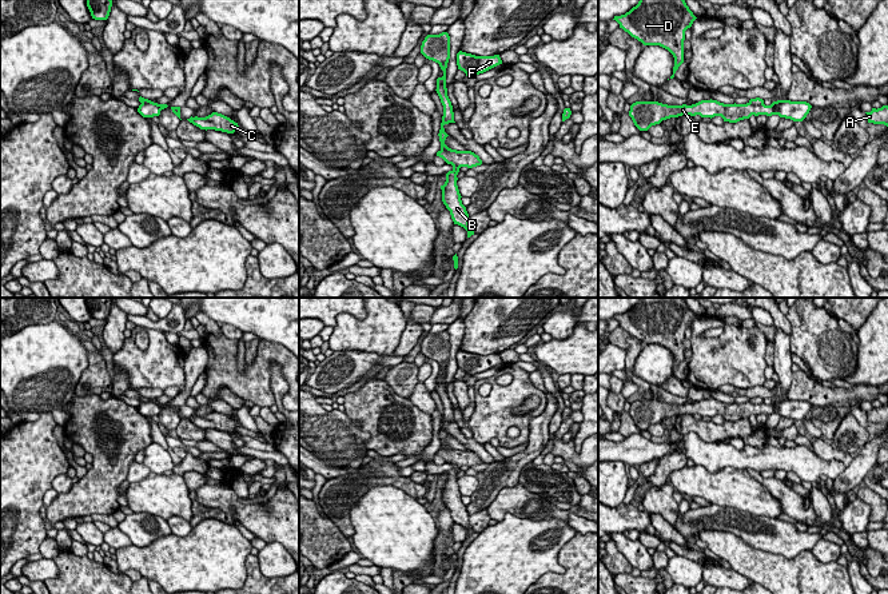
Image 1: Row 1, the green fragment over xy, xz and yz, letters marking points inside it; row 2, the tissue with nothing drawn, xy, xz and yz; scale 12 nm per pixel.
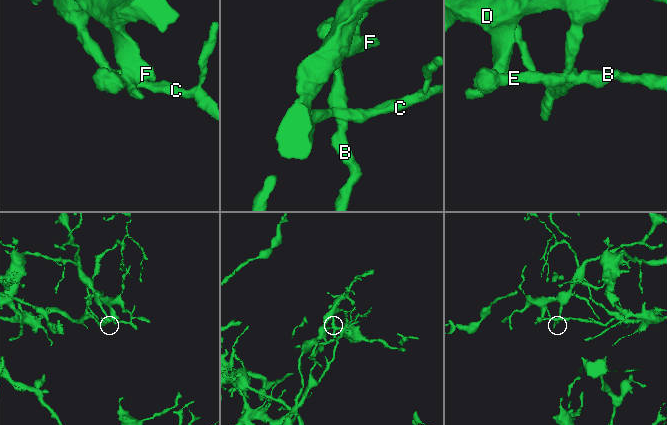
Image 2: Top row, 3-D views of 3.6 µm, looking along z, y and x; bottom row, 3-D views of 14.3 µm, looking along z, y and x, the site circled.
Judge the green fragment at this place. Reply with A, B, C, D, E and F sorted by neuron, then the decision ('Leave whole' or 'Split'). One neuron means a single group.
Groups: A B C D E F. Leave whole

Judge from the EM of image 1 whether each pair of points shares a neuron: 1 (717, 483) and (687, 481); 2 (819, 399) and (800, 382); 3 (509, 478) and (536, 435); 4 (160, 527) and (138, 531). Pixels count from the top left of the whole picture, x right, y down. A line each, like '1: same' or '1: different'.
1: same
2: same
3: same
4: same

